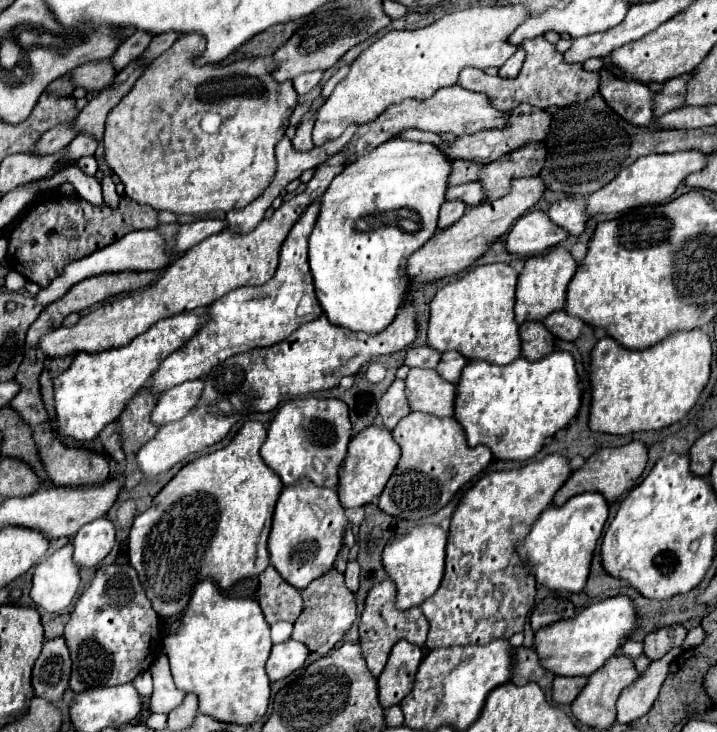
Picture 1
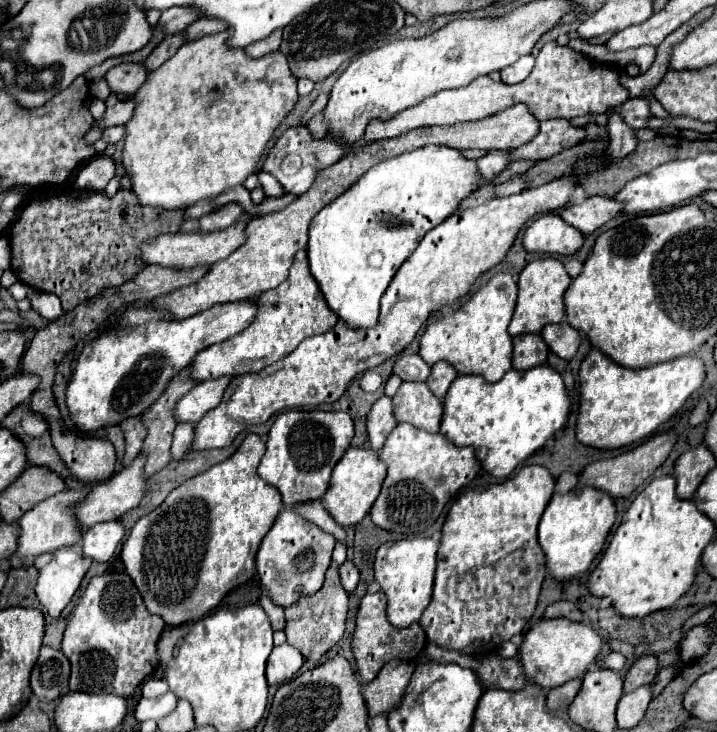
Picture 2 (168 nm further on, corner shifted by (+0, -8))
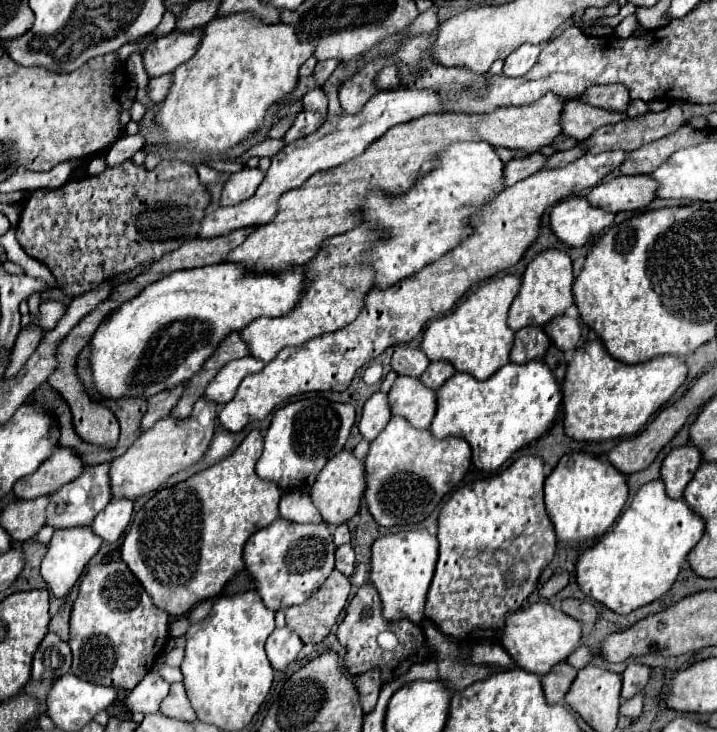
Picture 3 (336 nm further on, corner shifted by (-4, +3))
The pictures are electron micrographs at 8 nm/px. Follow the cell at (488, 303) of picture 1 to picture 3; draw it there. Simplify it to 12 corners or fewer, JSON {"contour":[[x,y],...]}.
{"contour":[[520,277],[480,285],[422,339],[480,381],[510,361]]}

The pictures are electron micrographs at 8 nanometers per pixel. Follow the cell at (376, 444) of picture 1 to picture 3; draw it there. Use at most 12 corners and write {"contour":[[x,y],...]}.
{"contour":[[340,451],[316,475],[310,497],[324,523],[358,513],[364,461]]}

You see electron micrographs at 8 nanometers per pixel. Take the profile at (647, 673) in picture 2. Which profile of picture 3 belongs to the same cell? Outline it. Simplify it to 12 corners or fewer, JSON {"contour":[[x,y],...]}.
{"contour":[[630,663],[622,673],[622,701],[646,687],[650,667]]}

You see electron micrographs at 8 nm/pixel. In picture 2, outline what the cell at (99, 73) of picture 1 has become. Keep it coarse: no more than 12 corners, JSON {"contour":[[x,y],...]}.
{"contour":[[118,64],[104,80],[112,94],[132,96],[148,74],[140,64]]}

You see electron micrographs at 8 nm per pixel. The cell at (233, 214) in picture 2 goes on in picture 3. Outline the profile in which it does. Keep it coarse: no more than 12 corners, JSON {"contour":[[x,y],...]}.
{"contour":[[244,167],[224,185],[220,205],[252,197],[266,173]]}

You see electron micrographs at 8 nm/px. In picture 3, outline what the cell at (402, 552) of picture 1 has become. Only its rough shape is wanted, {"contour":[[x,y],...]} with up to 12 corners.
{"contour":[[426,529],[378,537],[370,581],[388,621],[420,623],[438,561]]}

